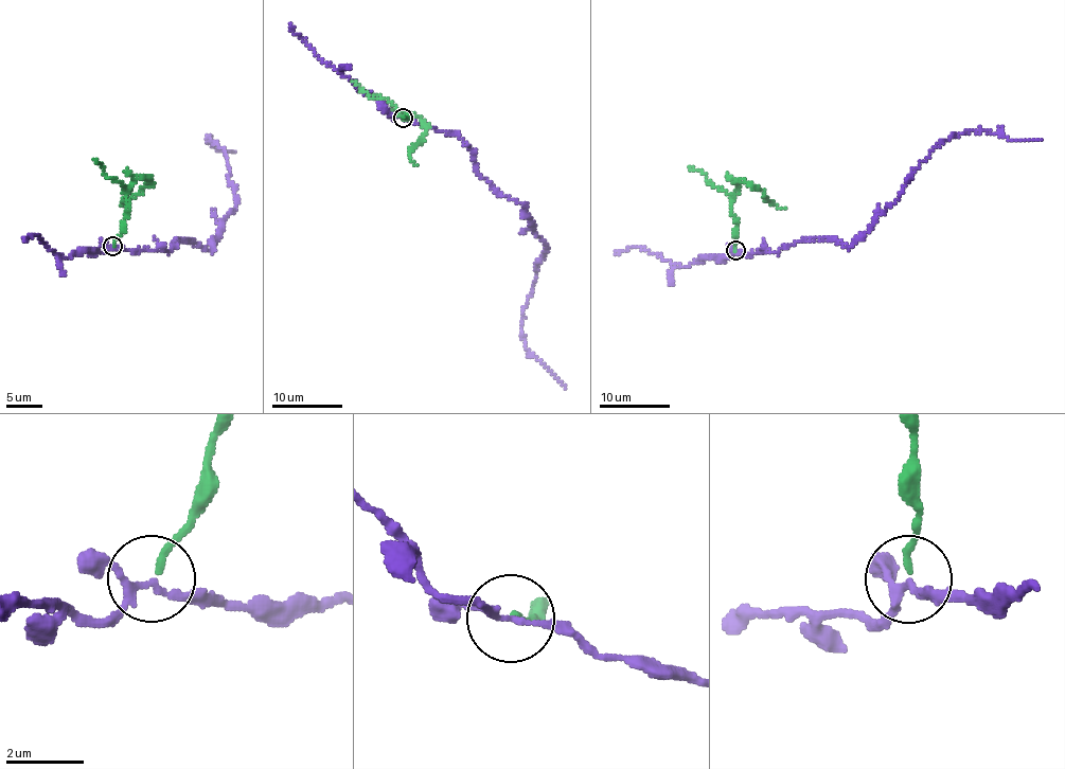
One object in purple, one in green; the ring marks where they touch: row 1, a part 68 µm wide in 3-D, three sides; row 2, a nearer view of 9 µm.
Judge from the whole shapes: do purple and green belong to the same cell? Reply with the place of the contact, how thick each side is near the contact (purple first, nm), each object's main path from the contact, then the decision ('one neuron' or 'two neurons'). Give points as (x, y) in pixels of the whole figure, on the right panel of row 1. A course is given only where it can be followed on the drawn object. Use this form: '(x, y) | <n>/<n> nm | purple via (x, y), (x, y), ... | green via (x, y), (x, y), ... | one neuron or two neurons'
(735, 250) | 150/160 nm | purple via (735, 250), (776, 253), (784, 246), (824, 238), (849, 248), (937, 146), (972, 129), (1019, 141), (1041, 141) | green via (735, 250), (737, 221), (729, 209), (739, 185), (734, 181), (741, 179), (756, 186), (773, 203), (784, 207) | two neurons

